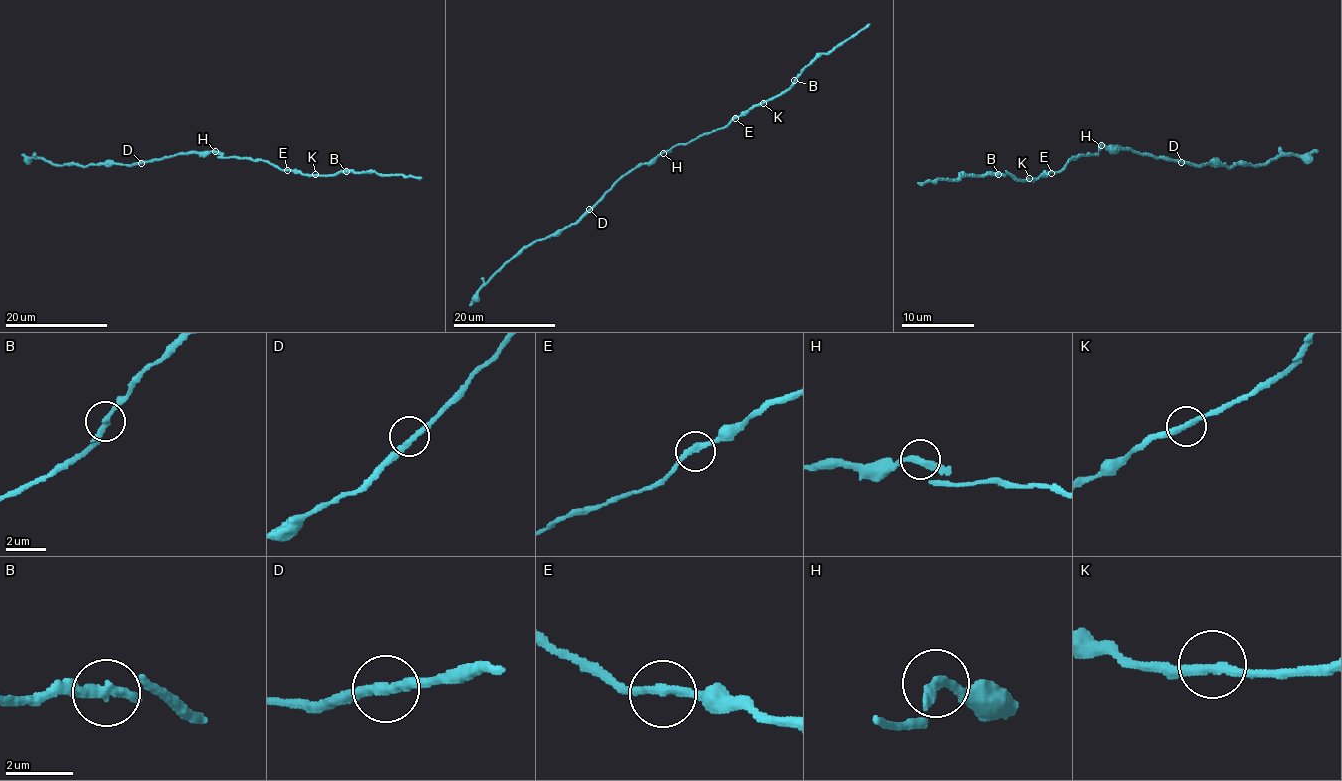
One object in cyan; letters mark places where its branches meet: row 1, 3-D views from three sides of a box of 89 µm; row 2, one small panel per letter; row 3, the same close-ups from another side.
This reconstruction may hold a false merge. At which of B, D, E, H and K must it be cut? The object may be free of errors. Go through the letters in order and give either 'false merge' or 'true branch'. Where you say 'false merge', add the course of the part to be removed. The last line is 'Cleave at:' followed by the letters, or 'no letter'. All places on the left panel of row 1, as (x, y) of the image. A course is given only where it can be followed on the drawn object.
B: true branch
D: true branch
E: true branch
H: true branch
K: true branch
Cleave at: no letter

